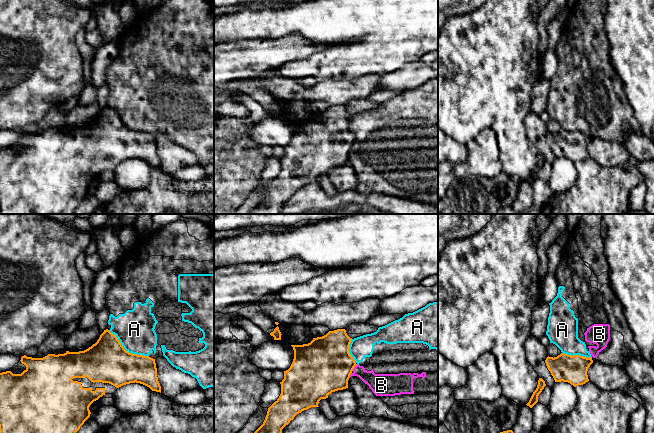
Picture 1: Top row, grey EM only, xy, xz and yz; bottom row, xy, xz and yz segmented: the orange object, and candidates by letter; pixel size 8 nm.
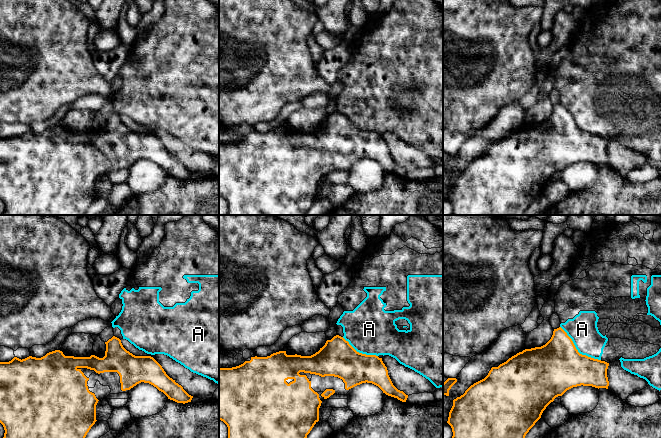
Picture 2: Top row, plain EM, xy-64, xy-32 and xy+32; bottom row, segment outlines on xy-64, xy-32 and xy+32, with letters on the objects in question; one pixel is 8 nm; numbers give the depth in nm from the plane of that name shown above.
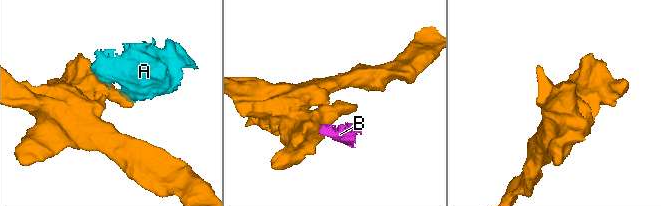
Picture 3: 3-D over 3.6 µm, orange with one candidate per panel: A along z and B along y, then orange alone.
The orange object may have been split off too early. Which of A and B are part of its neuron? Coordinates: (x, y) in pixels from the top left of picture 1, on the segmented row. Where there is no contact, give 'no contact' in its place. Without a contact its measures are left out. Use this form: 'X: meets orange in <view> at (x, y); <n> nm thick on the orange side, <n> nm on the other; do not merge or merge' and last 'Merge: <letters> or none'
A: meets orange in xy at (127, 351); 340 nm thick on the orange side, 300 nm on the other; do not merge
B: meets orange in xz at (354, 366); 440 nm thick on the orange side, 160 nm on the other; do not merge
Merge: none

